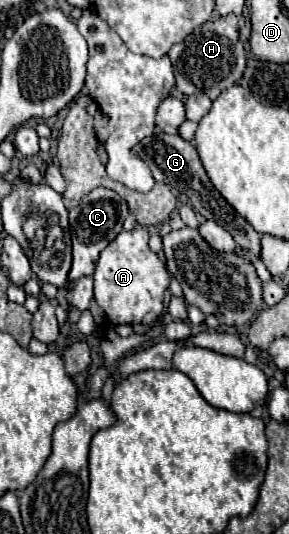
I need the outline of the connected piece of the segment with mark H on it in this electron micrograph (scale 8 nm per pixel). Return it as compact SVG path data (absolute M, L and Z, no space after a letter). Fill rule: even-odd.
M212 17L208 23L196 27L184 41L176 43L168 57L174 65L176 89L182 95L204 93L212 101L228 87L240 83L246 69L246 49L238 35L238 19Z

